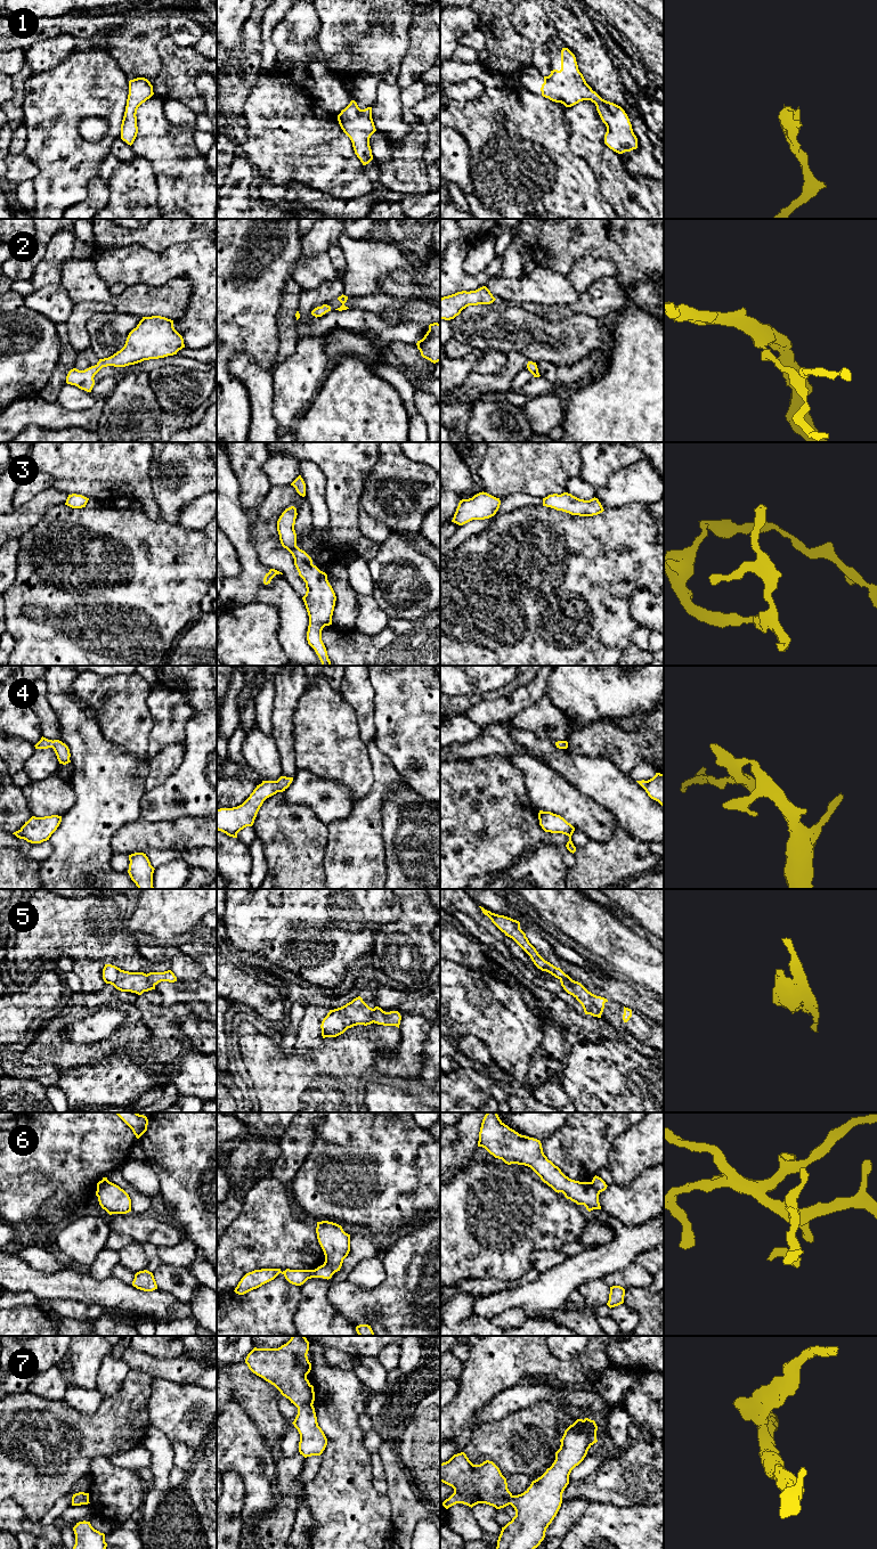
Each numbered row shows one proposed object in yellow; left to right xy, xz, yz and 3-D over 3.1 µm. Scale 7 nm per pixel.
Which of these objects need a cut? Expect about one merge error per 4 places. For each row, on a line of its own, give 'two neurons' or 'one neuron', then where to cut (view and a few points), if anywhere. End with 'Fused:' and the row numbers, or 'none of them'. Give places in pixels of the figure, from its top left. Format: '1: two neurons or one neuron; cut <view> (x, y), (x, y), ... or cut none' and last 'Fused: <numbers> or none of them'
1: one neuron; cut none
2: one neuron; cut none
3: one neuron; cut none
4: one neuron; cut none
5: two neurons; cut xz (373, 1009), (372, 1021)
6: two neurons; cut xy (108, 1181), (97, 1190)
7: one neuron; cut none
Fused: 5, 6

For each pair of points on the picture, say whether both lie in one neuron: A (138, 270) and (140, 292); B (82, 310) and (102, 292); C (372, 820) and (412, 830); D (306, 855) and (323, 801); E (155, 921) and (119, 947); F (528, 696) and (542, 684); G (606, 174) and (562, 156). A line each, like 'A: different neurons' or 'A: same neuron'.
A: different neurons
B: different neurons
C: different neurons
D: different neurons
E: different neurons
F: same neuron
G: different neurons

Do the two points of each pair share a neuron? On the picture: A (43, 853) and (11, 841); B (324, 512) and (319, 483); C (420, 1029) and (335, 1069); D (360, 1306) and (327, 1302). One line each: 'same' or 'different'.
A: same
B: same
C: different
D: same

